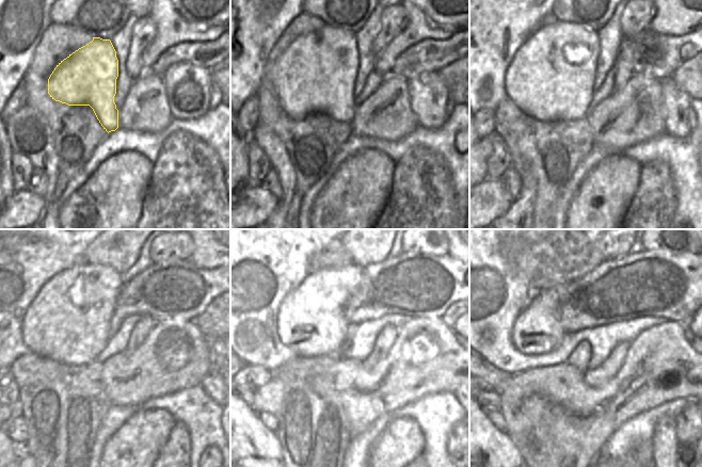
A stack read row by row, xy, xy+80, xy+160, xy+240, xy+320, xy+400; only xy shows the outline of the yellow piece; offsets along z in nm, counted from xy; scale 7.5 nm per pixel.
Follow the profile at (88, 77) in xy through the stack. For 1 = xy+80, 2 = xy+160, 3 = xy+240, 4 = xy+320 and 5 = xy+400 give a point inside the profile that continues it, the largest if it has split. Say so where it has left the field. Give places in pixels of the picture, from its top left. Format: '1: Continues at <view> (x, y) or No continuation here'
1: Continues at xy+80 (316, 73)
2: Continues at xy+160 (549, 78)
3: Continues at xy+240 (68, 320)
4: Continues at xy+320 (310, 321)
5: Continues at xy+400 (537, 329)

